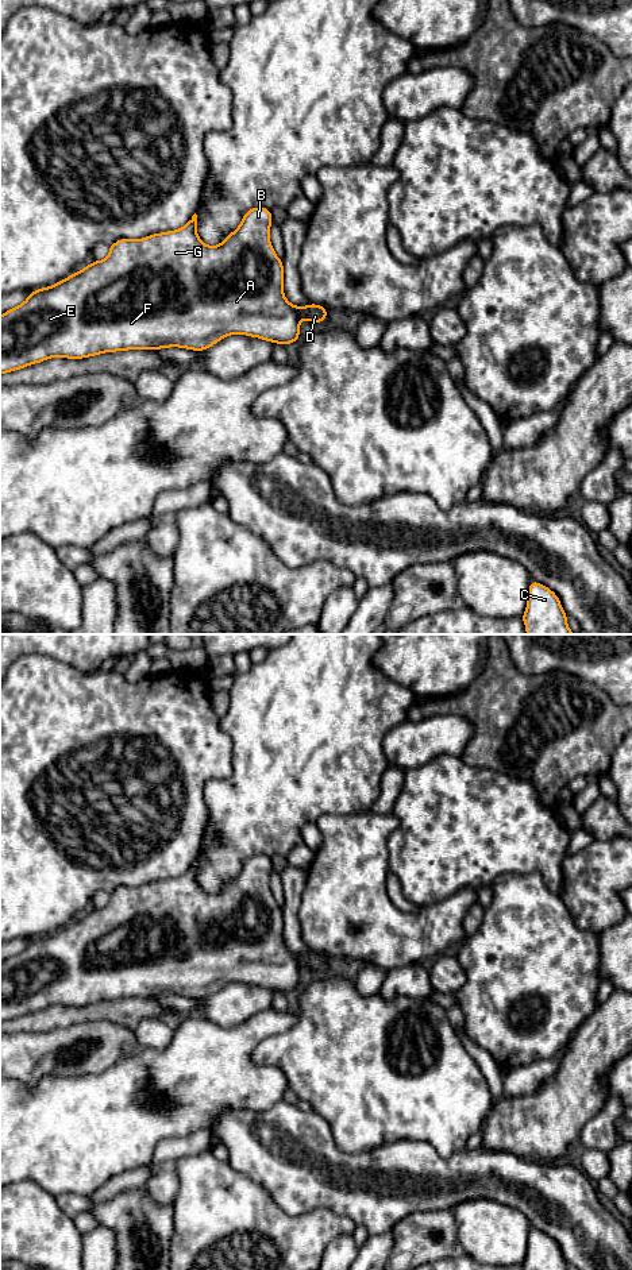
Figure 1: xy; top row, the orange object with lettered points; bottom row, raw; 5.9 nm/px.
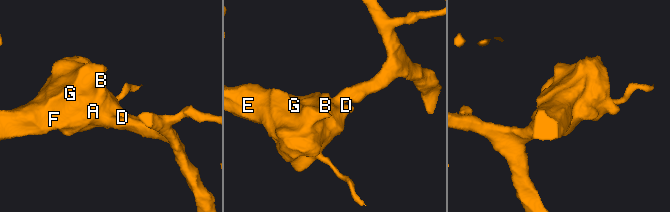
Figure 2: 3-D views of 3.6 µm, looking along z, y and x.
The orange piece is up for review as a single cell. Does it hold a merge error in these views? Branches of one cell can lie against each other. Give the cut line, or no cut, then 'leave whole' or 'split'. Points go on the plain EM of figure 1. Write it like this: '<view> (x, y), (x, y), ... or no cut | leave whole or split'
no cut | leave whole

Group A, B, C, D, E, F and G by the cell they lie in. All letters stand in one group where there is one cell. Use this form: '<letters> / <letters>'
A B C D E F G

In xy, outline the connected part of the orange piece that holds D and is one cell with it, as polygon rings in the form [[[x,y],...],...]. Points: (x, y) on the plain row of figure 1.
[[[254,854],[247,858],[238,876],[227,883],[219,893],[207,893],[197,883],[197,862],[181,876],[153,881],[142,887],[119,887],[109,893],[108,904],[104,908],[95,908],[80,919],[74,919],[68,926],[55,930],[51,934],[36,937],[18,954],[8,957],[0,964],[0,1023],[12,1020],[35,1011],[42,1011],[50,1005],[84,1007],[105,1000],[130,999],[130,997],[162,997],[185,996],[190,999],[205,999],[230,983],[244,983],[257,987],[278,991],[282,993],[300,988],[300,972],[302,968],[311,970],[324,970],[327,968],[325,954],[309,951],[296,954],[290,951],[284,941],[284,911],[273,896],[270,889],[270,875],[273,872],[271,858],[265,854]]]

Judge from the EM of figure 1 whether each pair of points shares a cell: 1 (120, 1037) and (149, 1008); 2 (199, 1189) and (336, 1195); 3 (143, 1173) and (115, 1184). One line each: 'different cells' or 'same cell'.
1: different cells
2: different cells
3: same cell

